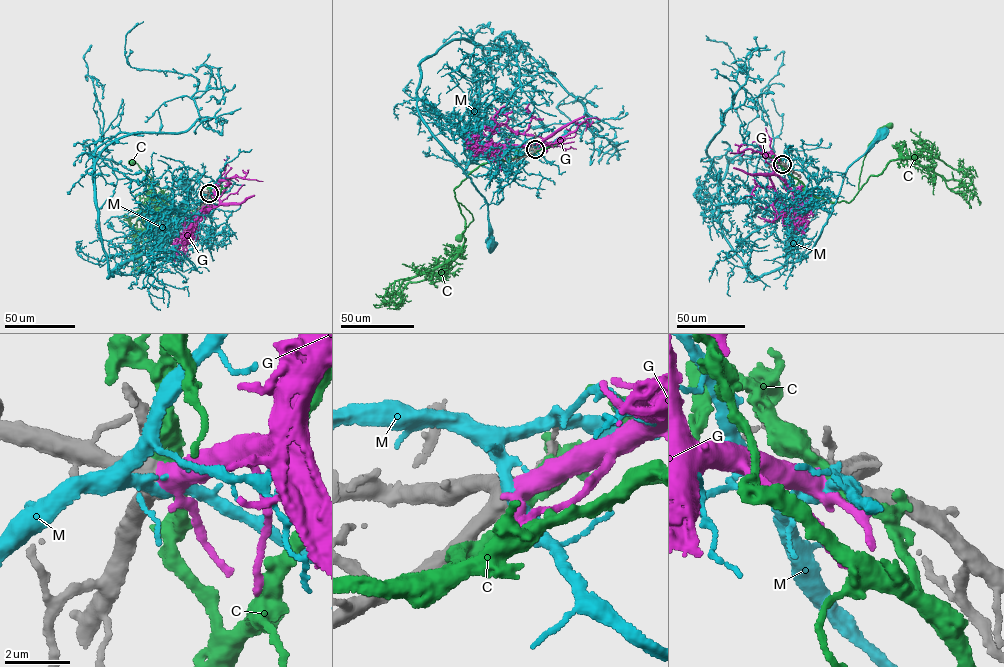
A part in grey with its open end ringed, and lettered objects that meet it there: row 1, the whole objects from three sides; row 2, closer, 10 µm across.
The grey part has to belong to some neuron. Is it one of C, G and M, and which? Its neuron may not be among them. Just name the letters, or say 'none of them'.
G

